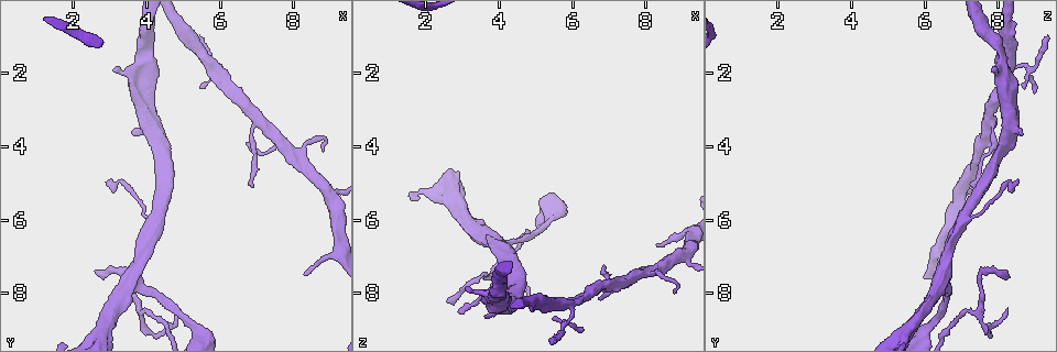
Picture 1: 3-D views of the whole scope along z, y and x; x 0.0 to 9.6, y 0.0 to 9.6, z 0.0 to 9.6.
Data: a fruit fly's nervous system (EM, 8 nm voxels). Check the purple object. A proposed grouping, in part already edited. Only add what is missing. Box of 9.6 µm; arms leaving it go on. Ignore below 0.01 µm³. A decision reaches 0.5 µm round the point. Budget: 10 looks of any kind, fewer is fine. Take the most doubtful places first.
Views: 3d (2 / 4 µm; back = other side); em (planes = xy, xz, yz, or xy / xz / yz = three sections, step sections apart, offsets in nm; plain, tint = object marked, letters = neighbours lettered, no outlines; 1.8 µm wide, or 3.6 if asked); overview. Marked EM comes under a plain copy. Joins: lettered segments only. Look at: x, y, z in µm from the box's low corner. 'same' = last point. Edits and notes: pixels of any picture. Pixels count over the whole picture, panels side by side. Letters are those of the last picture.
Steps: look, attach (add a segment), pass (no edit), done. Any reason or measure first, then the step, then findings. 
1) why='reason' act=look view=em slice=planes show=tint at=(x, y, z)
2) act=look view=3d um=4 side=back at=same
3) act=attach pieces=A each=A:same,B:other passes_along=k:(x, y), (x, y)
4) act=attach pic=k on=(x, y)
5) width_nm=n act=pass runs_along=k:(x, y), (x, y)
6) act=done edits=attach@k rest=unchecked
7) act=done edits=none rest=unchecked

why='sharp bend' act=look view=3d um=4 at=(7.15, 3.30, 7.75)

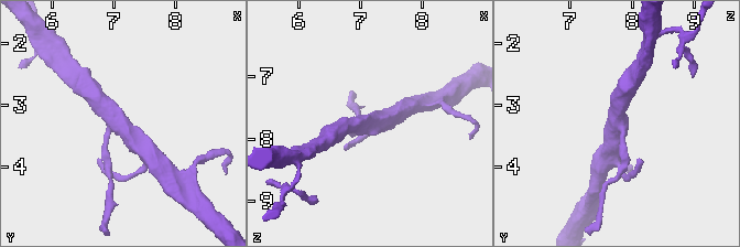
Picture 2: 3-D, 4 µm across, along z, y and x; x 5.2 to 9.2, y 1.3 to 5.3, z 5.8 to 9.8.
act=look view=em um=3.6 slice=yz step=8 show=tint at=(7.10, 3.35, 7.80)

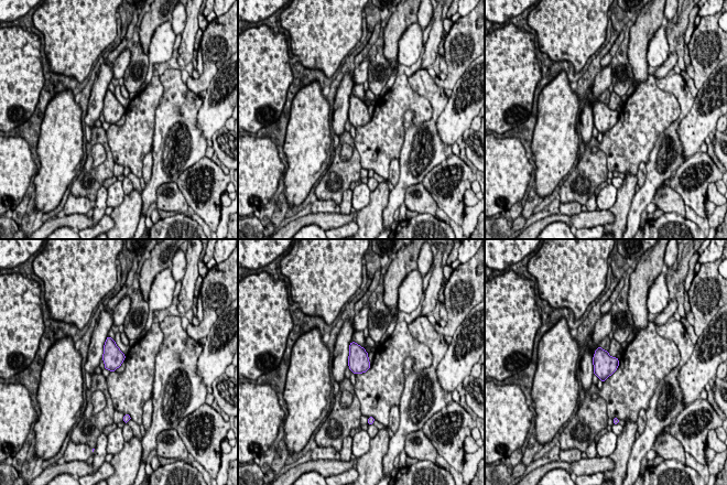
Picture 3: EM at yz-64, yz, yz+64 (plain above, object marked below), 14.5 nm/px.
act=look view=em um=3.6 slice=planes show=letters at=same

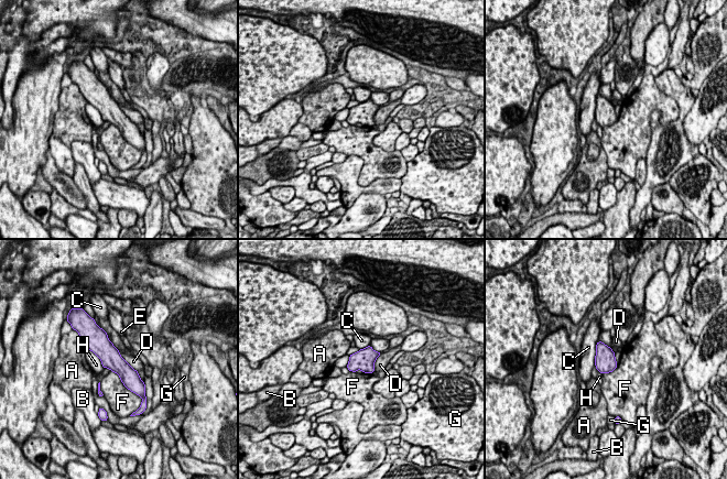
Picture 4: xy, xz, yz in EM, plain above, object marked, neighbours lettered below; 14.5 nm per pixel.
act=pass each=A:other,B:other,C:other,D:other,E:other,F:other,G:other,H:other border=4:(117, 349), (137, 371) found='none of them fits'

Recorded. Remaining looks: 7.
why='branch stops here' act=look view=em slice=planes show=letters at=(6.85, 5.00, 7.20)

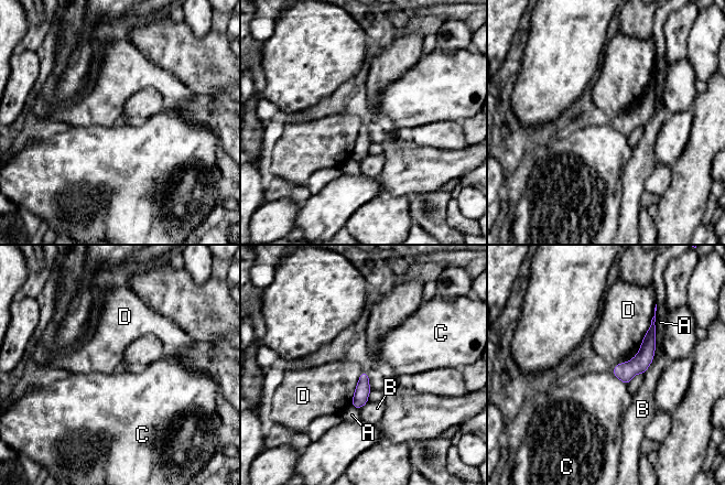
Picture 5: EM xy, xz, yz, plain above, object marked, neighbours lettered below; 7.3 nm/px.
act=pass each=A:other,B:other,C:other,D:other border=5:(656, 306), (650, 326), (638, 348) found='none of them fits'

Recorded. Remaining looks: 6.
why='branch stops here' act=look view=em slice=xz step=16 show=letters at=(3.10, 1.90, 7.90)

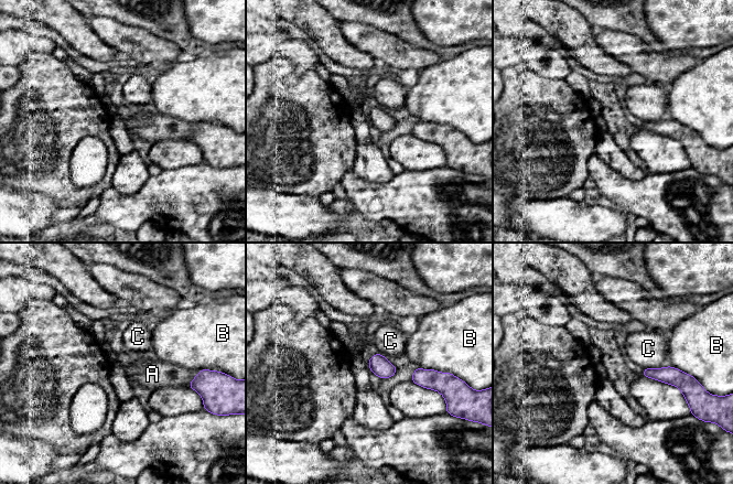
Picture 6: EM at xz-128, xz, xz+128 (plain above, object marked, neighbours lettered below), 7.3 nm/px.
act=look view=em slice=planes show=letters at=same

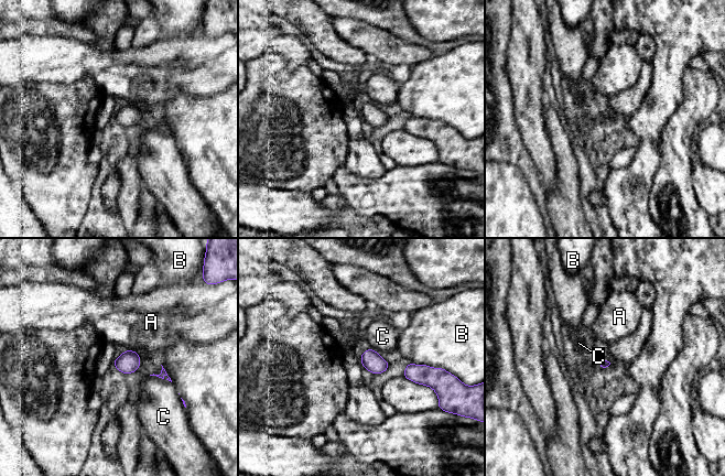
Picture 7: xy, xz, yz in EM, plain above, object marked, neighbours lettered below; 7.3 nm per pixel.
act=pass each=A:other,B:other,C:other border=7:(127, 348), (137, 353) found='none of them fits'

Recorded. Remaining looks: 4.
why='tapers out' act=look view=3d um=4 at=(8.35, 7.45, 6.75)

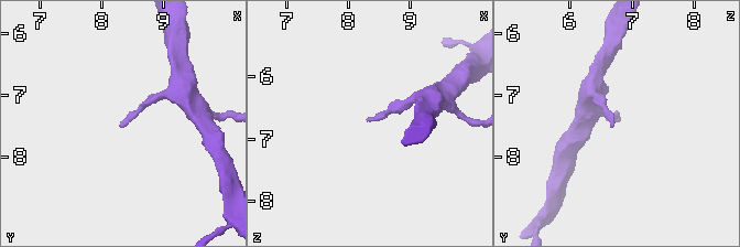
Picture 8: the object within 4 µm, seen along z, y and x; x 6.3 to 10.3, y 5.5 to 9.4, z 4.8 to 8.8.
act=look view=em slice=planes show=letters at=(8.25, 7.45, 6.70)

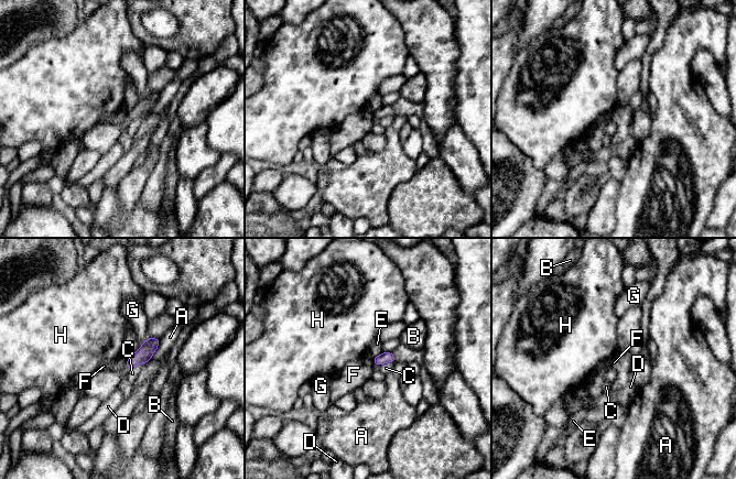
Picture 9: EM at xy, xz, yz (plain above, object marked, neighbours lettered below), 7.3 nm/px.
act=pass each=A:other,B:other,C:other,D:other,E:other,F:other,G:other,H:other border=9:(127, 358), (125, 367) found='none of them fits'

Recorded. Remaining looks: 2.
act=done edits=none rest=unchecked

